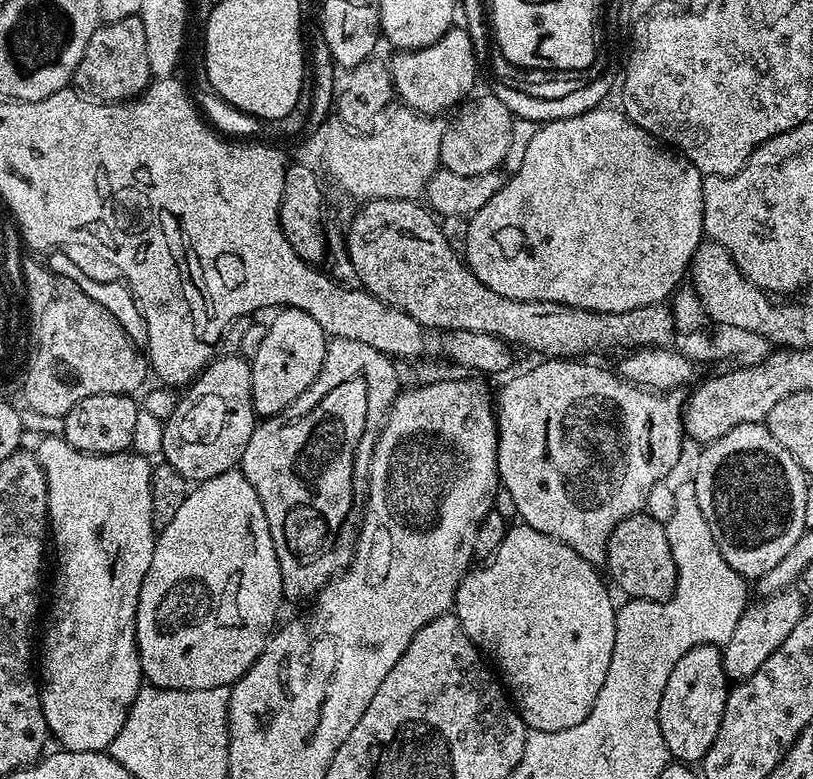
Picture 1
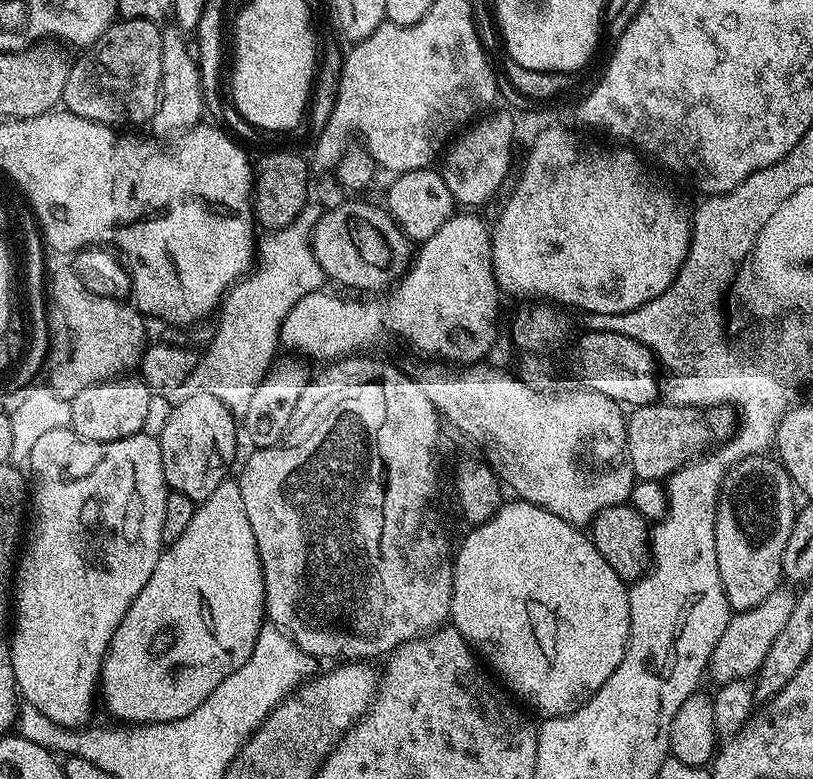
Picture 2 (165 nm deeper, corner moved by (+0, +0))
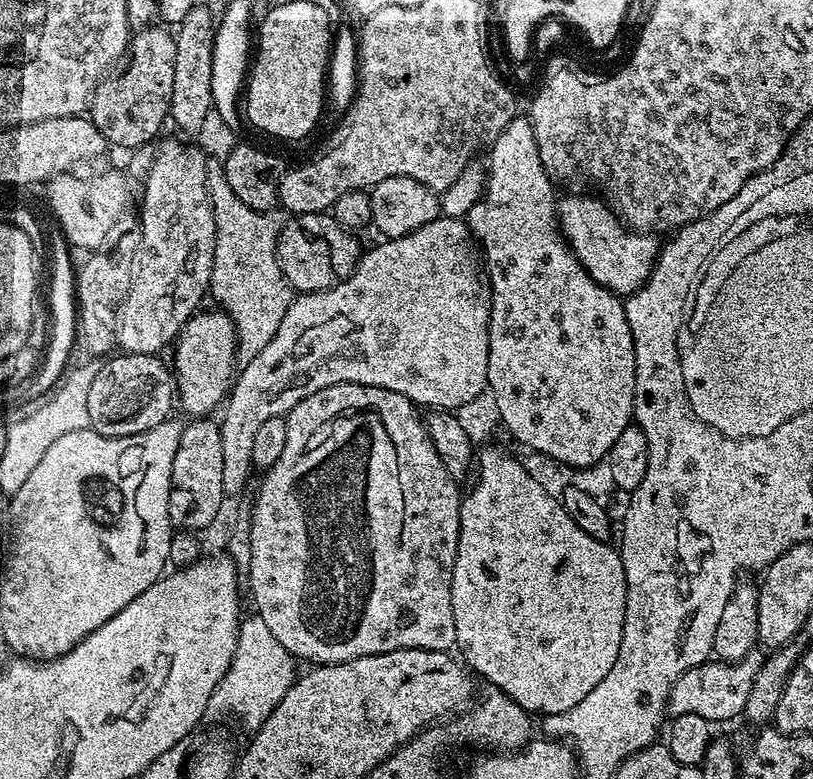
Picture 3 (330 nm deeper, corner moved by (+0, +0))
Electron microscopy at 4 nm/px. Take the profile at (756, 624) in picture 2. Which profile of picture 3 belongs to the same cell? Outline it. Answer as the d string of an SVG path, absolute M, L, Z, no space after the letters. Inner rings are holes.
M753 650L741 660L725 662L712 658L684 672L682 678L672 684L672 692L668 696L668 712L672 716L702 714L702 718L709 722L739 717L746 706L746 698L750 698L750 686L754 686L754 678L758 678L764 657L763 651Z

